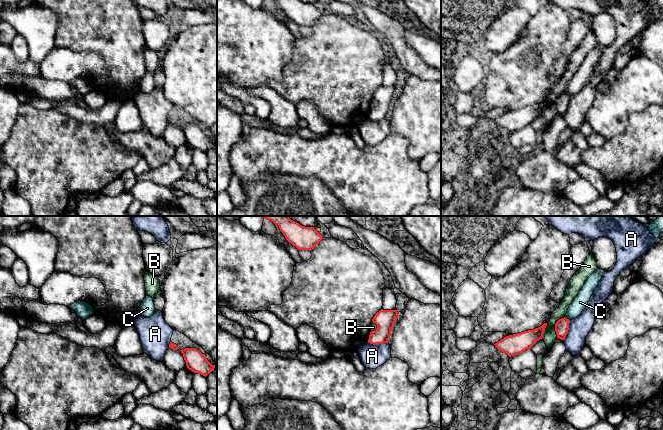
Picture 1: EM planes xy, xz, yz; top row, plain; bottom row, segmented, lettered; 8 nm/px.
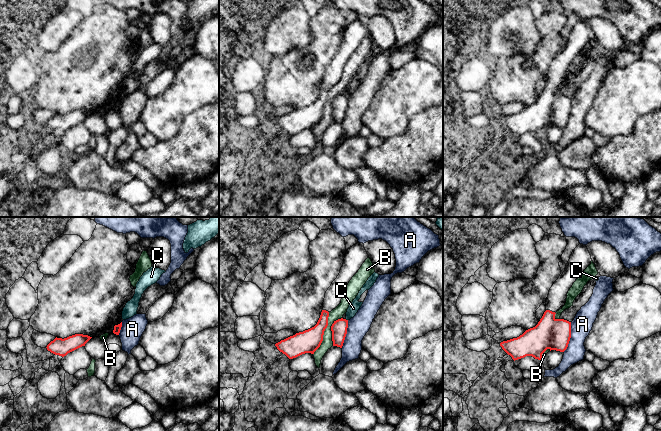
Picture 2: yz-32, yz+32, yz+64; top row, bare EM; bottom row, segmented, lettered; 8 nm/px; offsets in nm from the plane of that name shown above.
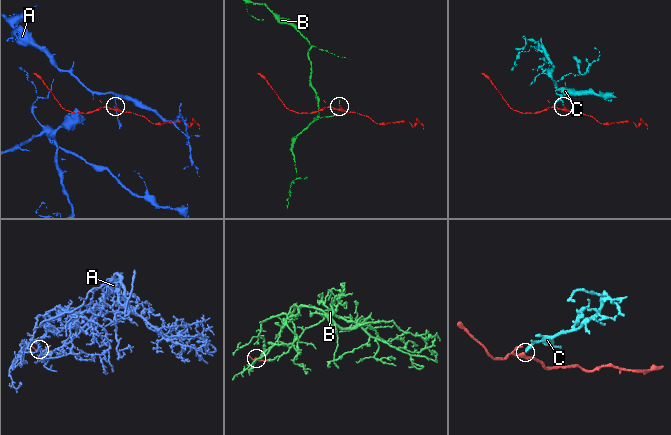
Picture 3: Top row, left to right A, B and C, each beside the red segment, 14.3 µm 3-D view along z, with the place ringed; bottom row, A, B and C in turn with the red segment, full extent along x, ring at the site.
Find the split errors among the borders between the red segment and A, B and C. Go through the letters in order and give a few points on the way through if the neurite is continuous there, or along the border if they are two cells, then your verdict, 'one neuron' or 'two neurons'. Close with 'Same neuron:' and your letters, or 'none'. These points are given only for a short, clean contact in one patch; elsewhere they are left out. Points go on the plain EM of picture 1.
A: border along xz (367, 118), (373, 120), (387, 119); two neurons
B: border along yz (564, 92), (555, 100), (556, 113); two neurons
C: border along yz (564, 93), (569, 96); two neurons
Same neuron: none

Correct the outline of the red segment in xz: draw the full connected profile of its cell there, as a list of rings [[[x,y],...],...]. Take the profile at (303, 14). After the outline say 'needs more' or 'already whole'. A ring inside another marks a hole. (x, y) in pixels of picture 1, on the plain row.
[[[275,0],[286,16],[298,26],[311,27],[323,15],[314,3],[305,3],[300,0]]]; already whole

